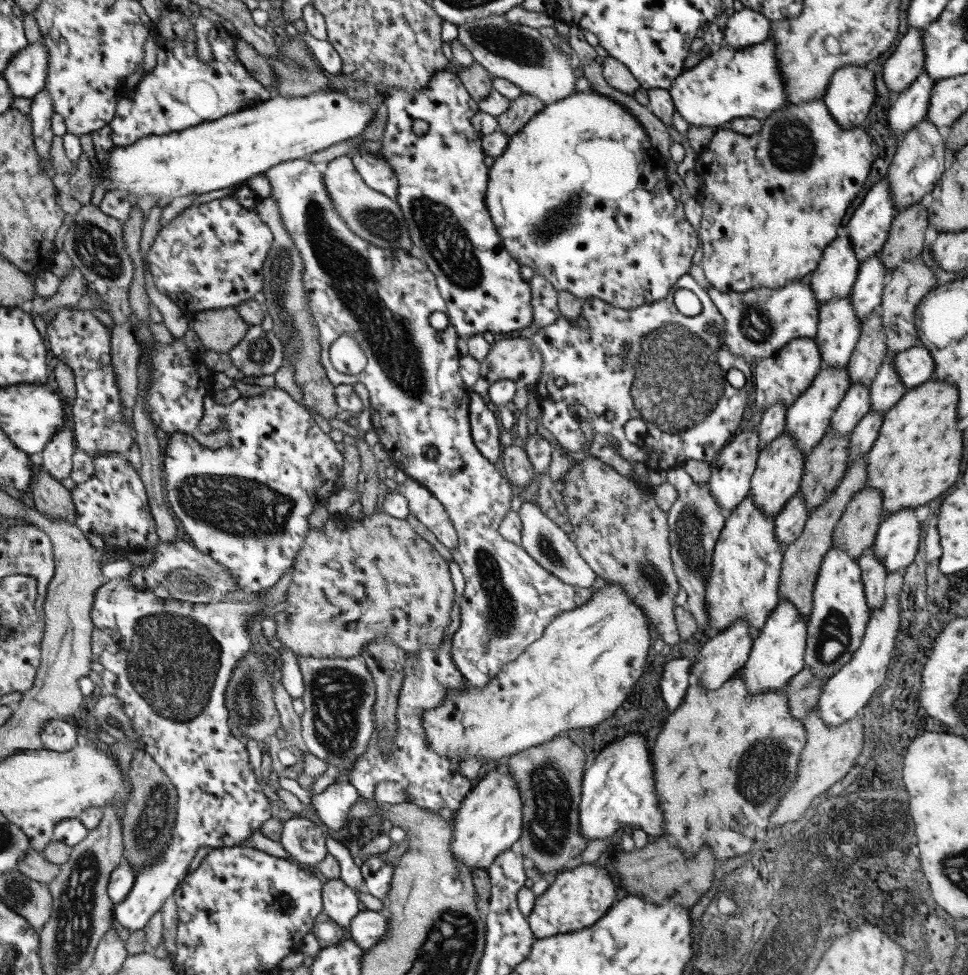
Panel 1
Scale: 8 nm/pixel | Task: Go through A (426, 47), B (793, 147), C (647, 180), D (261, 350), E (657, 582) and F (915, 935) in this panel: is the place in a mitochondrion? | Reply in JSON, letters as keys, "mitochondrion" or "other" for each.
{"A":"other","B":"mitochondrion","C":"other","D":"mitochondrion","E":"mitochondrion","F":"other"}

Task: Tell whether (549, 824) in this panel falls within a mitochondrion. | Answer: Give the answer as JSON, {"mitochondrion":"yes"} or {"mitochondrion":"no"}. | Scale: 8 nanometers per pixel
{"mitochondrion":"yes"}

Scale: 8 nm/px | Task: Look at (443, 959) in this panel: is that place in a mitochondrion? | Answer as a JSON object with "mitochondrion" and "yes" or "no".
{"mitochondrion":"yes"}

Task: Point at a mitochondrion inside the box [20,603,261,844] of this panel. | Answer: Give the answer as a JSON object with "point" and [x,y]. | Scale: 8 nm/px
{"point":[174,663]}

